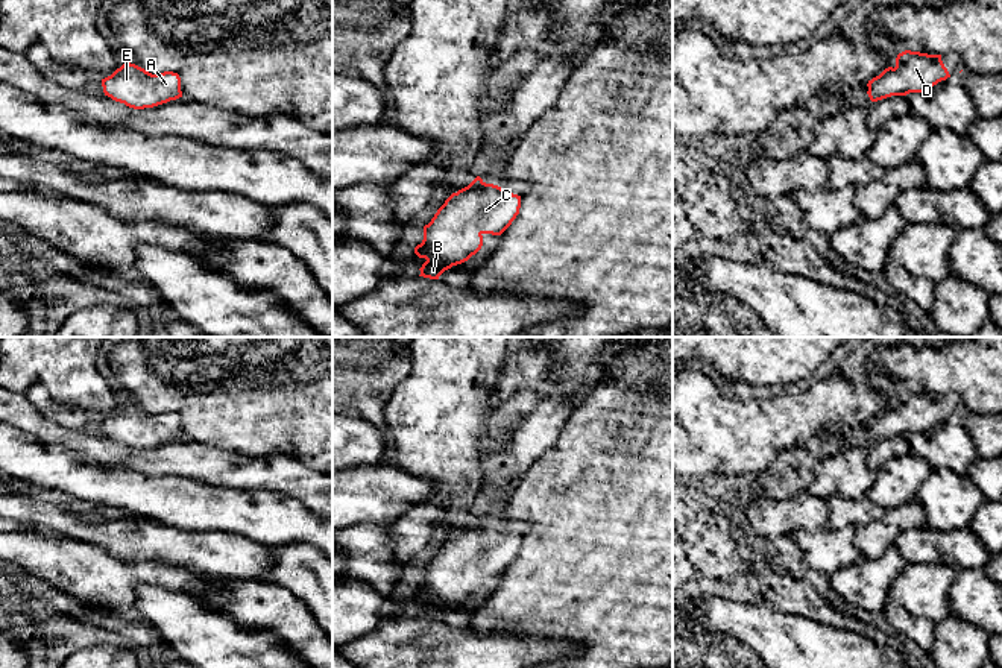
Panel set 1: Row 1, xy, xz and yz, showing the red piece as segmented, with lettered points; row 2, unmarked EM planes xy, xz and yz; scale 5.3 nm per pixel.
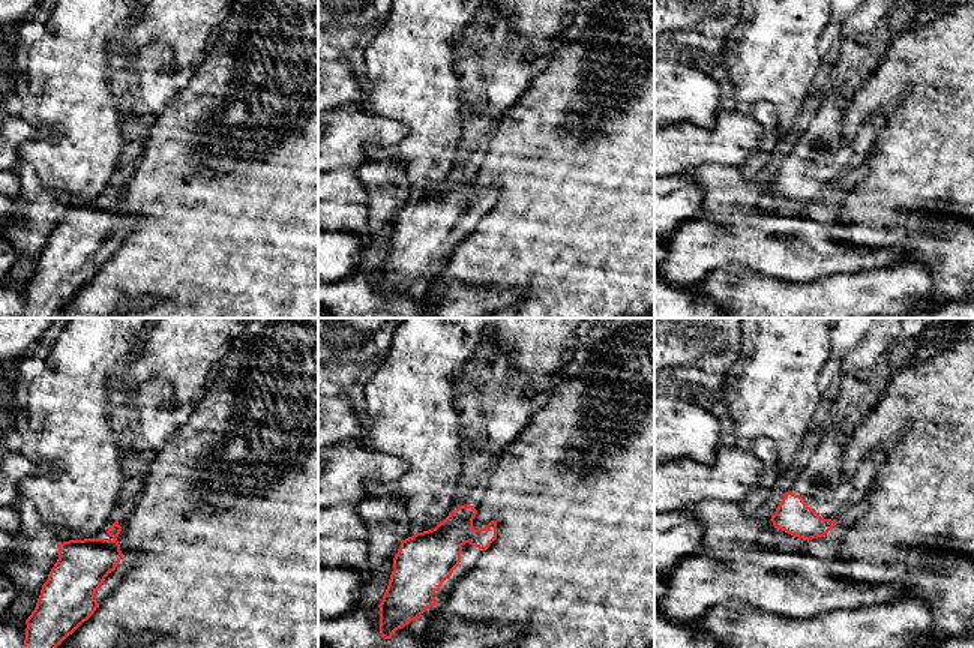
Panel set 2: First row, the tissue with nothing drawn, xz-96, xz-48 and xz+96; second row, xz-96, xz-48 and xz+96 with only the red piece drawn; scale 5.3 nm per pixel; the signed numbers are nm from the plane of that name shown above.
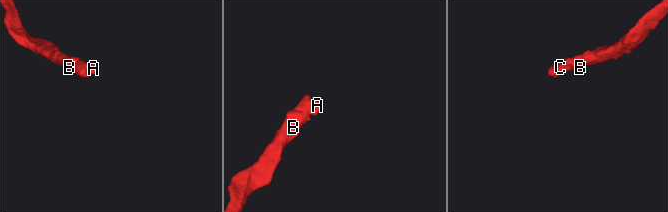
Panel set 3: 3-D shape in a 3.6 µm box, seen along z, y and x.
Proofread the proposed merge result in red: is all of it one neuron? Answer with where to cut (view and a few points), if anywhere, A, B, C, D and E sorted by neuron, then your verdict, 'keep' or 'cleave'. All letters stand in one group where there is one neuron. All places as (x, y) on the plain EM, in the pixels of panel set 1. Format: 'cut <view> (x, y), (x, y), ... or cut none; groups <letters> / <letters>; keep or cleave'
cut none; groups A B C D E; keep

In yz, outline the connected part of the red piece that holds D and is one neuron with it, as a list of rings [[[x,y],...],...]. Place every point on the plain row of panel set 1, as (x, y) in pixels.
[[[905,390],[897,395],[896,407],[885,408],[868,421],[868,437],[878,442],[891,436],[925,433],[941,421],[950,418],[941,395],[928,395]]]

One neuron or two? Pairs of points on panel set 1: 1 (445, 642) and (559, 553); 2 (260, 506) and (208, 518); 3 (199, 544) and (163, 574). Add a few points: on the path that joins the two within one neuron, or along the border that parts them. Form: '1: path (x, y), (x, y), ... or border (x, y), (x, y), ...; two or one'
1: border (469, 630), (478, 635), (504, 636); two
2: path (248, 510), (220, 510); one
3: border (137, 562), (170, 565), (193, 574); two

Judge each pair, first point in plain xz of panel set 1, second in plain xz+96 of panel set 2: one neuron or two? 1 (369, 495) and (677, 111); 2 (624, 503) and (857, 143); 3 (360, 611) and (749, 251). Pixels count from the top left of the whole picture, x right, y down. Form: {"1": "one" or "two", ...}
{"1": "two", "2": "two", "3": "one"}

